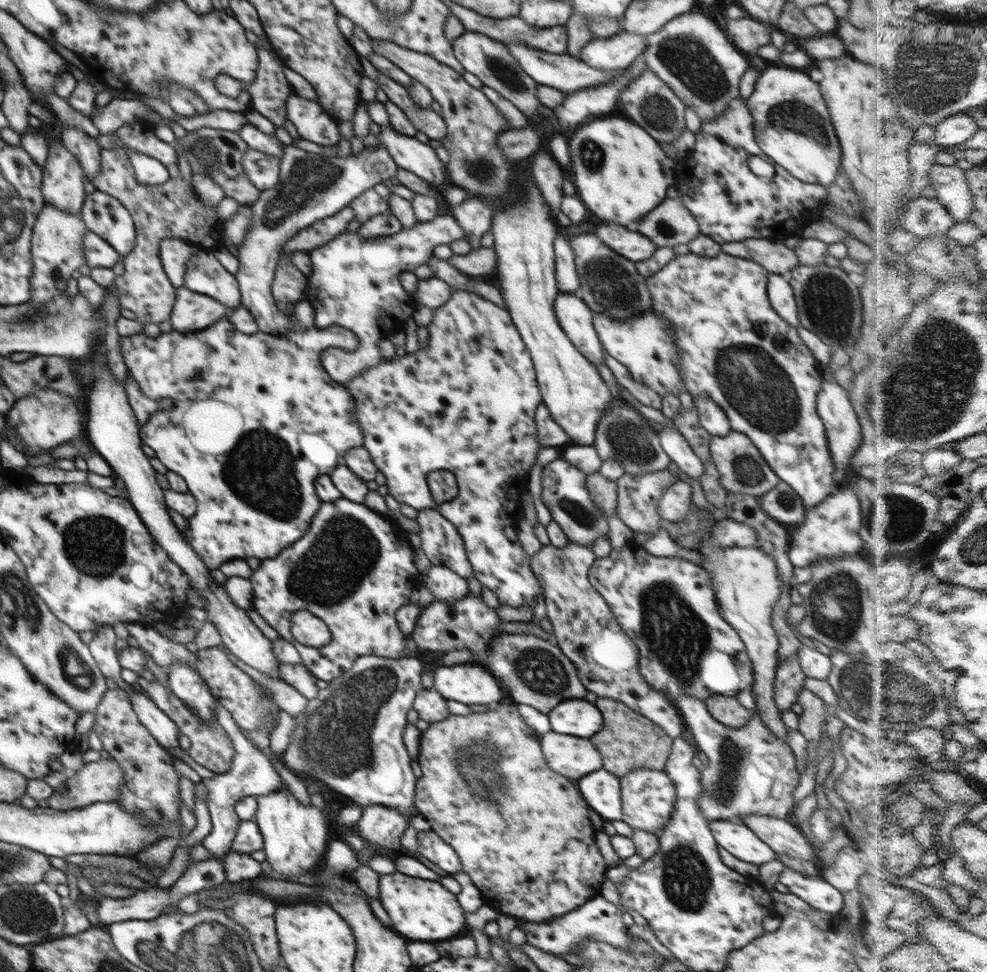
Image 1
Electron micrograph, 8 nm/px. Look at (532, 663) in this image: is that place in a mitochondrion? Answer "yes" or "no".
yes

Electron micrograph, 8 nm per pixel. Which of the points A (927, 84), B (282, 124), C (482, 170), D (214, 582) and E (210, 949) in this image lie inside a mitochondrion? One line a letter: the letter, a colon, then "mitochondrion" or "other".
A: mitochondrion
B: other
C: mitochondrion
D: other
E: mitochondrion

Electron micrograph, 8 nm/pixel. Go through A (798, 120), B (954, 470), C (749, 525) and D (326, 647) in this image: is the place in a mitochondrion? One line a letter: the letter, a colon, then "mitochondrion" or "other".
A: mitochondrion
B: other
C: other
D: other

